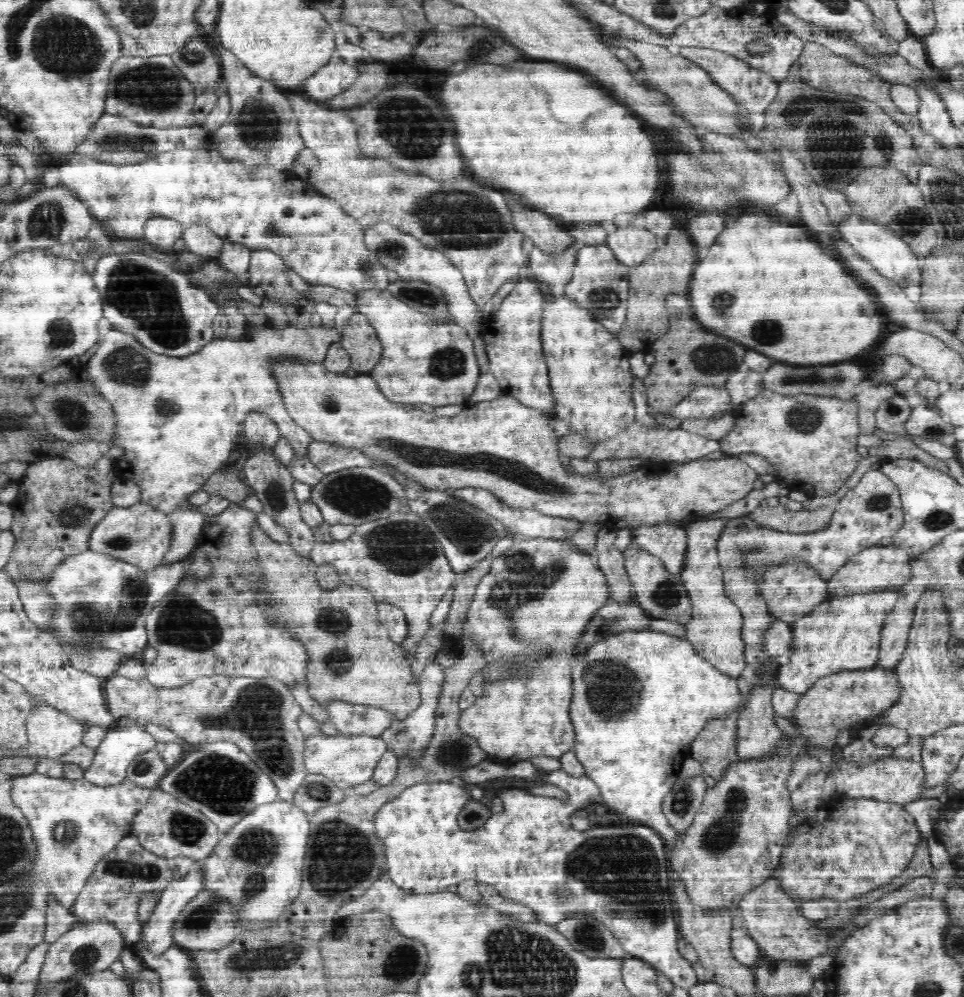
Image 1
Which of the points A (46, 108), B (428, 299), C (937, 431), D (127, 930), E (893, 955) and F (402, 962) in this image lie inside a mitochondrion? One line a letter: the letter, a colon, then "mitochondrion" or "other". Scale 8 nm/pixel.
A: other
B: mitochondrion
C: mitochondrion
D: other
E: other
F: mitochondrion

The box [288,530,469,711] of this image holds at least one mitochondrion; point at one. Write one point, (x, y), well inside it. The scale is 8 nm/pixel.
(335, 621)

